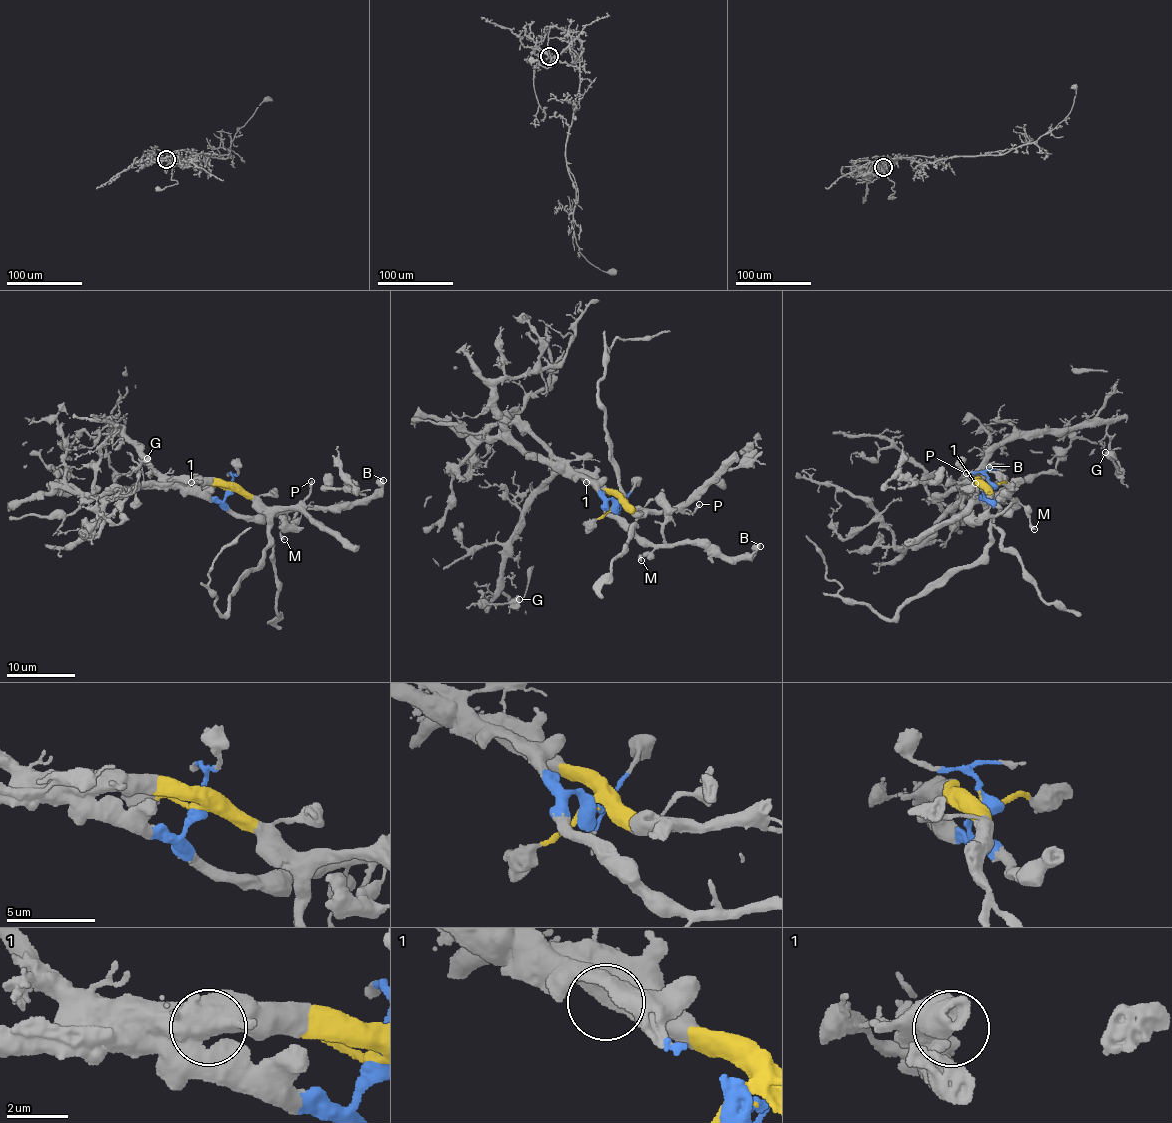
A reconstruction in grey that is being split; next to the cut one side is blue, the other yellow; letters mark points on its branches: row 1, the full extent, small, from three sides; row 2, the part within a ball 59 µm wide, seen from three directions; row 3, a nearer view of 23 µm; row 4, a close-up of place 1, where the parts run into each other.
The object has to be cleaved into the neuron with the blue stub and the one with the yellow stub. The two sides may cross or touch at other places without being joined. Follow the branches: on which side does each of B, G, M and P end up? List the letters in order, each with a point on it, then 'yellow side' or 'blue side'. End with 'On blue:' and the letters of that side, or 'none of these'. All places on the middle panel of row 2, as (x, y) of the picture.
B: place (760, 546); blue side
G: place (519, 599); yellow side
M: place (641, 560); blue side
P: place (699, 504); yellow side
On blue: B, M

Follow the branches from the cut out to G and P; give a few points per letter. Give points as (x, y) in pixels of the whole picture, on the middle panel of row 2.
G: (615, 503), (614, 495), (577, 476), (546, 480), (511, 539), (501, 582), (481, 592), (480, 600), (520, 598)
P: (615, 503), (631, 504), (645, 512), (691, 513), (699, 504)

